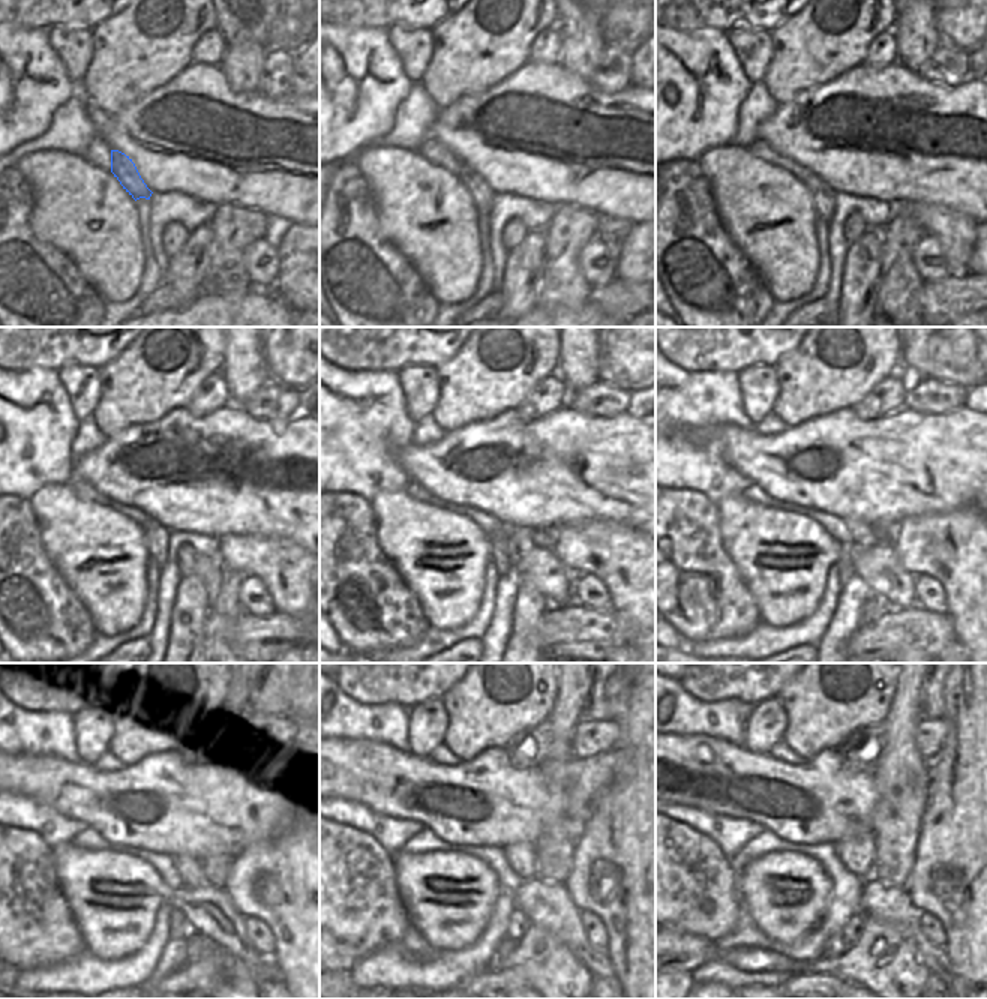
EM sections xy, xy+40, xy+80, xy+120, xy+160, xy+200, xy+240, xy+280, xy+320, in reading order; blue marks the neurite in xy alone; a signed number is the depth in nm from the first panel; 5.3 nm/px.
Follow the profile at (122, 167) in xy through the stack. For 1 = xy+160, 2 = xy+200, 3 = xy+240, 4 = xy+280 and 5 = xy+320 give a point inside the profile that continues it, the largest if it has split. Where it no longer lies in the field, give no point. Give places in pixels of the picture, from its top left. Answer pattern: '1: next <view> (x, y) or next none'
1: next xy+160 (498, 555)
2: next xy+200 (843, 564)
3: next xy+240 (179, 927)
4: next xy+280 (518, 926)
5: next xy+320 (854, 927)

